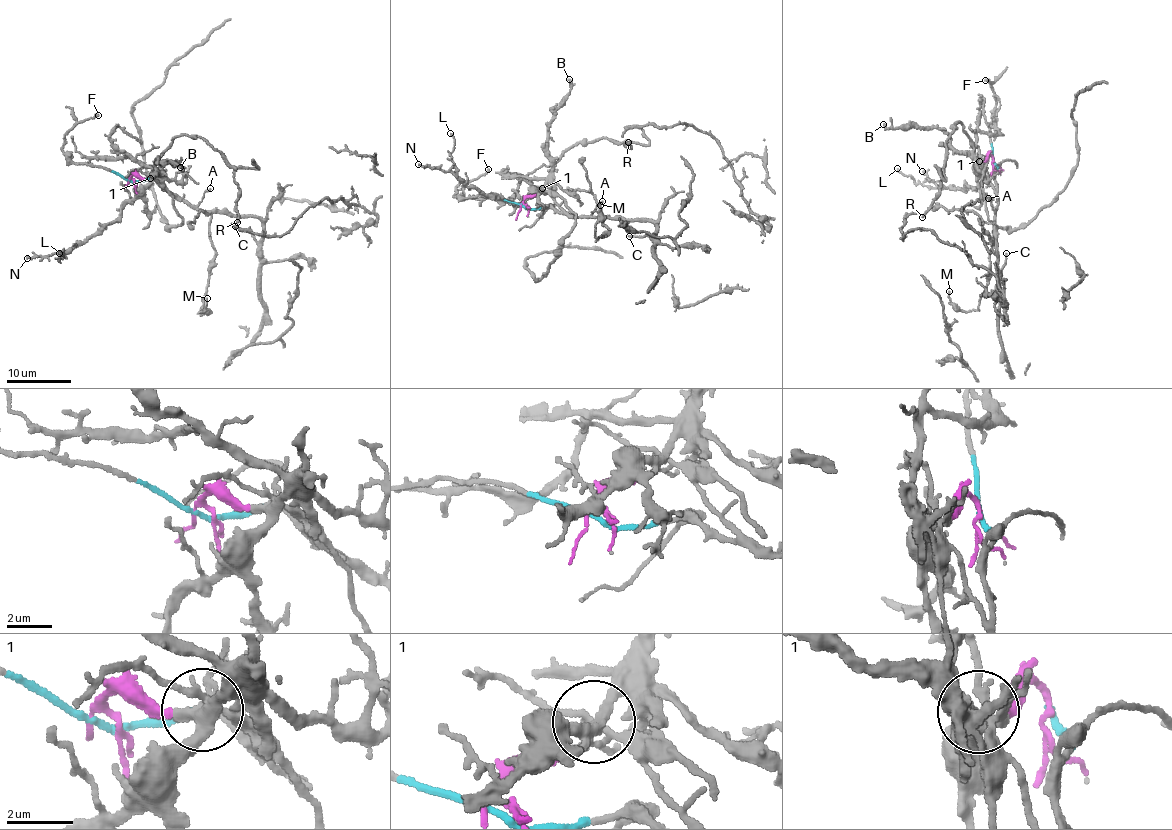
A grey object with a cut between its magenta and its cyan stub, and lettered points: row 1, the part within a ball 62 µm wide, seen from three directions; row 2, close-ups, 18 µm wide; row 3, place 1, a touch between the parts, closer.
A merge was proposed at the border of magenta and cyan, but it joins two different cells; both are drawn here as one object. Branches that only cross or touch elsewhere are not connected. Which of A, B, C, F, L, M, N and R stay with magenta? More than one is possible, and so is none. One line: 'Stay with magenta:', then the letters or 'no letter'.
Stay with magenta: B, L, N, R

